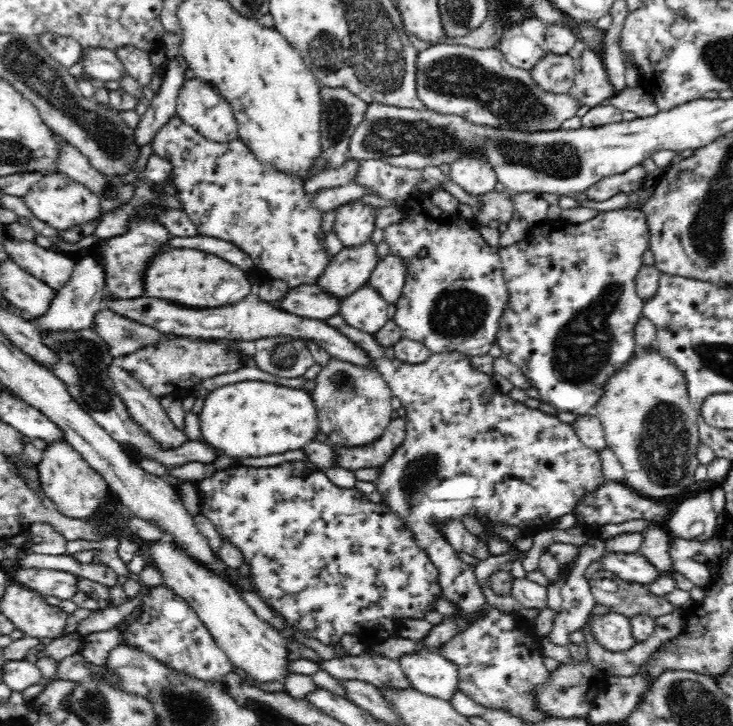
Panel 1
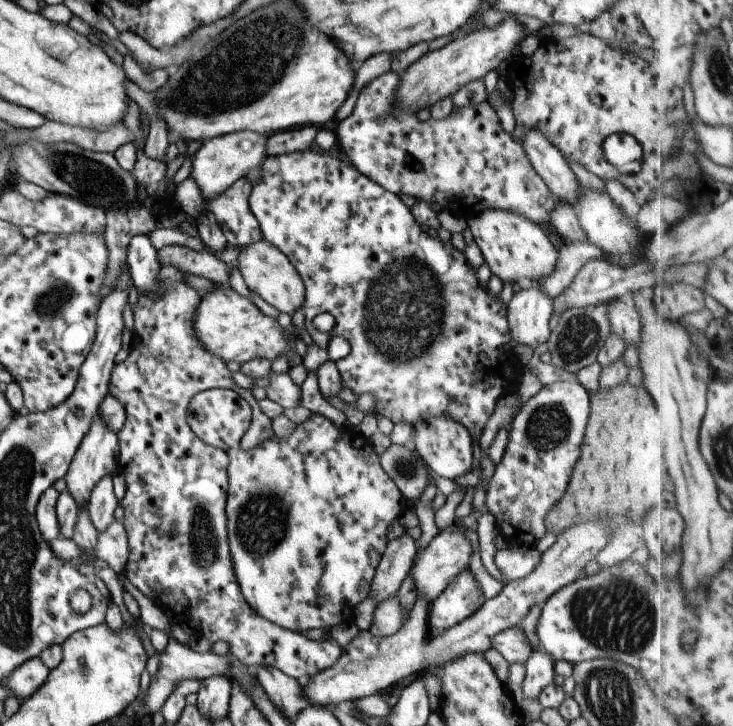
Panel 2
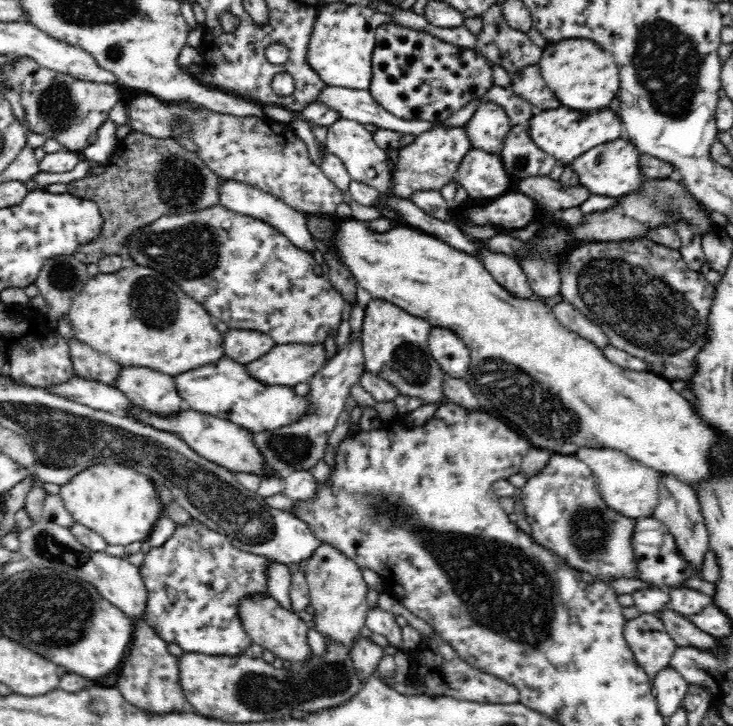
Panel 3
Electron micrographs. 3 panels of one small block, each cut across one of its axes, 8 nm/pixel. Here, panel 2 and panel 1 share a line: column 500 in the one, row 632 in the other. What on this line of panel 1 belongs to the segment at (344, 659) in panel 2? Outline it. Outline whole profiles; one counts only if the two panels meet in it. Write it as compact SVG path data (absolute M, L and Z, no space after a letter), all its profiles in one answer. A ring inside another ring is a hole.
M590 614L586 627L590 629L596 643L617 654L634 648L636 644L632 637L630 621L620 614Z

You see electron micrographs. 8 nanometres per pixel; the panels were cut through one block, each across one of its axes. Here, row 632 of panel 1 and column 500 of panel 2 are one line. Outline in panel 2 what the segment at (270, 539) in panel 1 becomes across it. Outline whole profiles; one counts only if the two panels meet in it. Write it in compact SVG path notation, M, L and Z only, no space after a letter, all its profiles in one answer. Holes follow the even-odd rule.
M294 152L267 157L259 168L263 175L257 184L250 187L248 196L250 212L257 219L263 240L287 257L303 281L304 301L301 309L304 316L304 328L312 338L312 342L321 350L326 350L329 339L335 335L343 336L349 343L349 354L334 362L340 374L342 386L349 388L357 396L363 392L372 393L376 400L374 408L381 410L382 416L390 418L393 424L404 420L412 426L414 422L421 421L425 417L449 417L455 422L460 422L472 438L478 440L487 419L492 415L495 403L499 397L507 394L516 386L519 378L519 374L511 369L508 355L502 350L503 345L509 344L513 347L515 343L510 340L508 333L505 318L507 308L498 300L498 295L491 298L487 288L480 287L477 283L476 270L473 266L469 266L464 254L455 250L449 242L443 244L437 237L430 237L426 230L417 224L410 210L396 194L381 188L357 169L341 163L336 157L323 152ZM323 312L331 314L335 320L335 324L326 333L317 331L311 323L317 314L323 314Z

